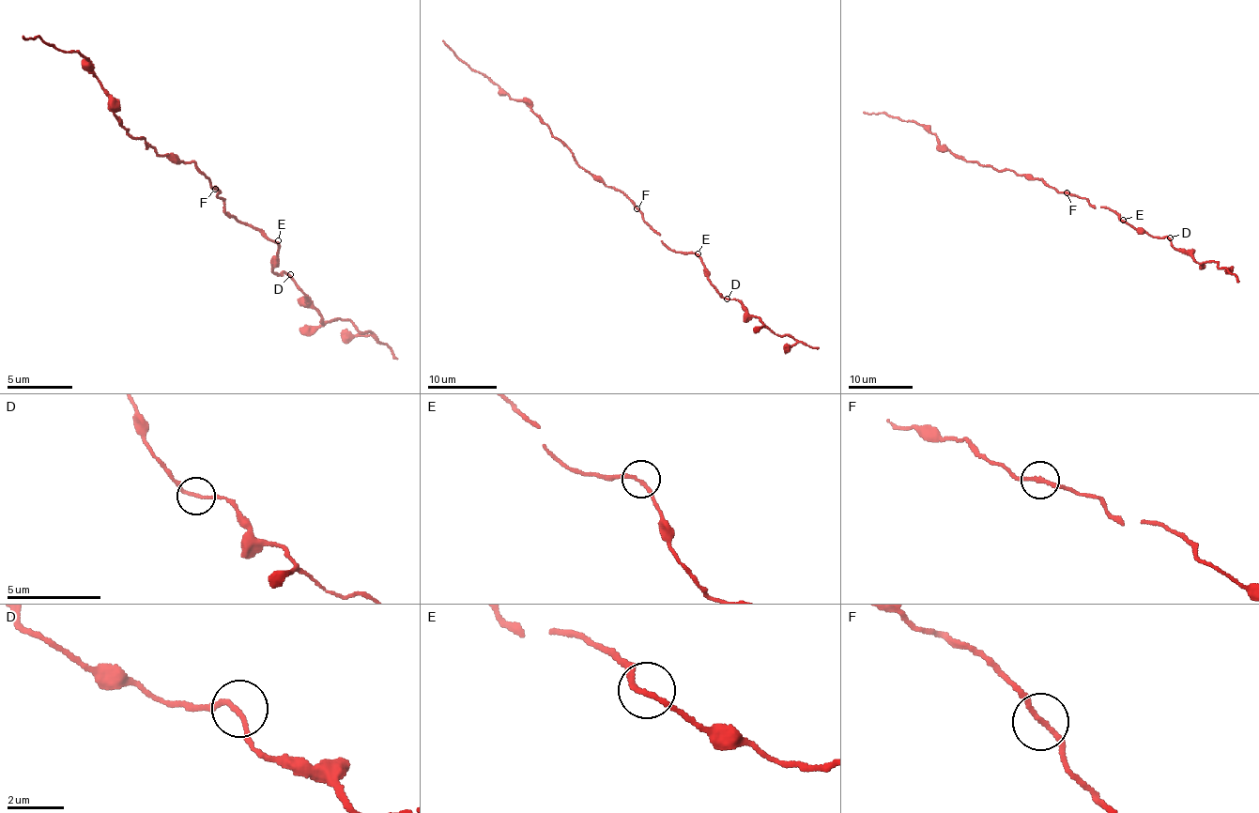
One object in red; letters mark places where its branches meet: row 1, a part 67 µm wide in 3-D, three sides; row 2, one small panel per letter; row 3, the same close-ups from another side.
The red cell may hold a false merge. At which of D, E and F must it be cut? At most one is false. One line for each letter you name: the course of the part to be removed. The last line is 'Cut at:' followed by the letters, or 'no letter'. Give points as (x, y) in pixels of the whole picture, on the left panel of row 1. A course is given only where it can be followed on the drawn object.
Cut at: no letter

